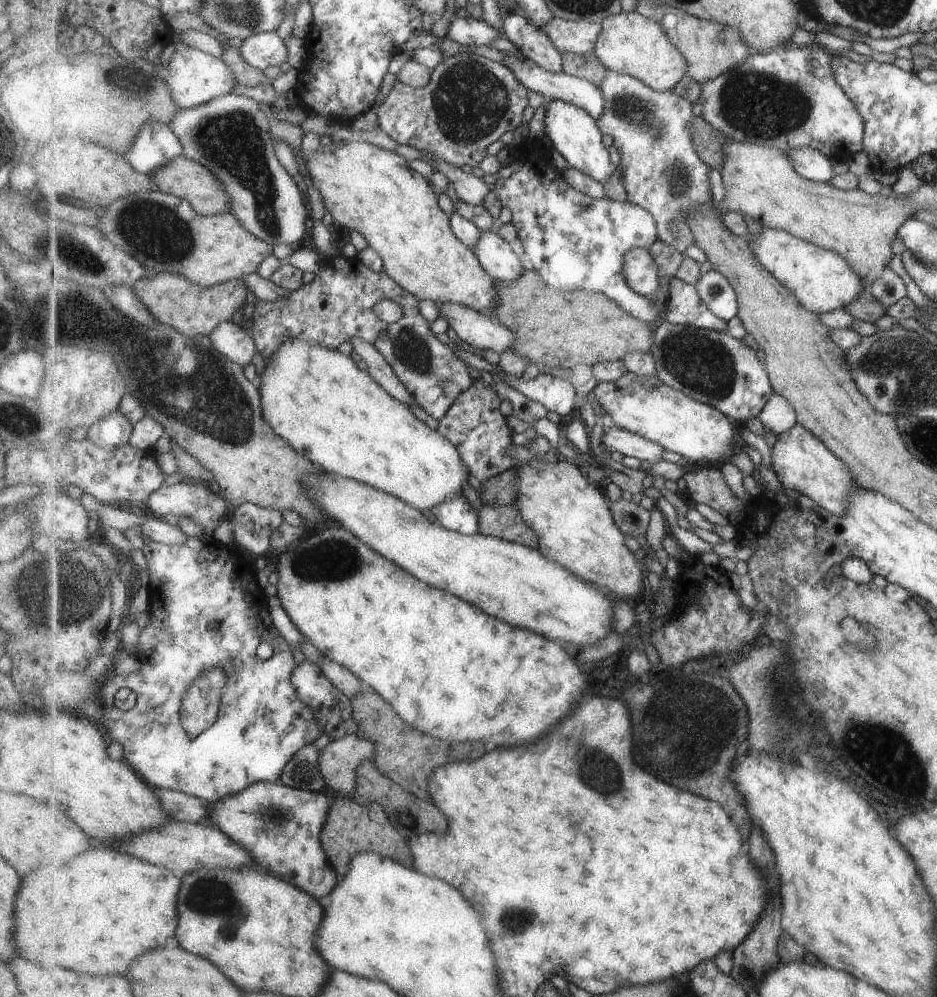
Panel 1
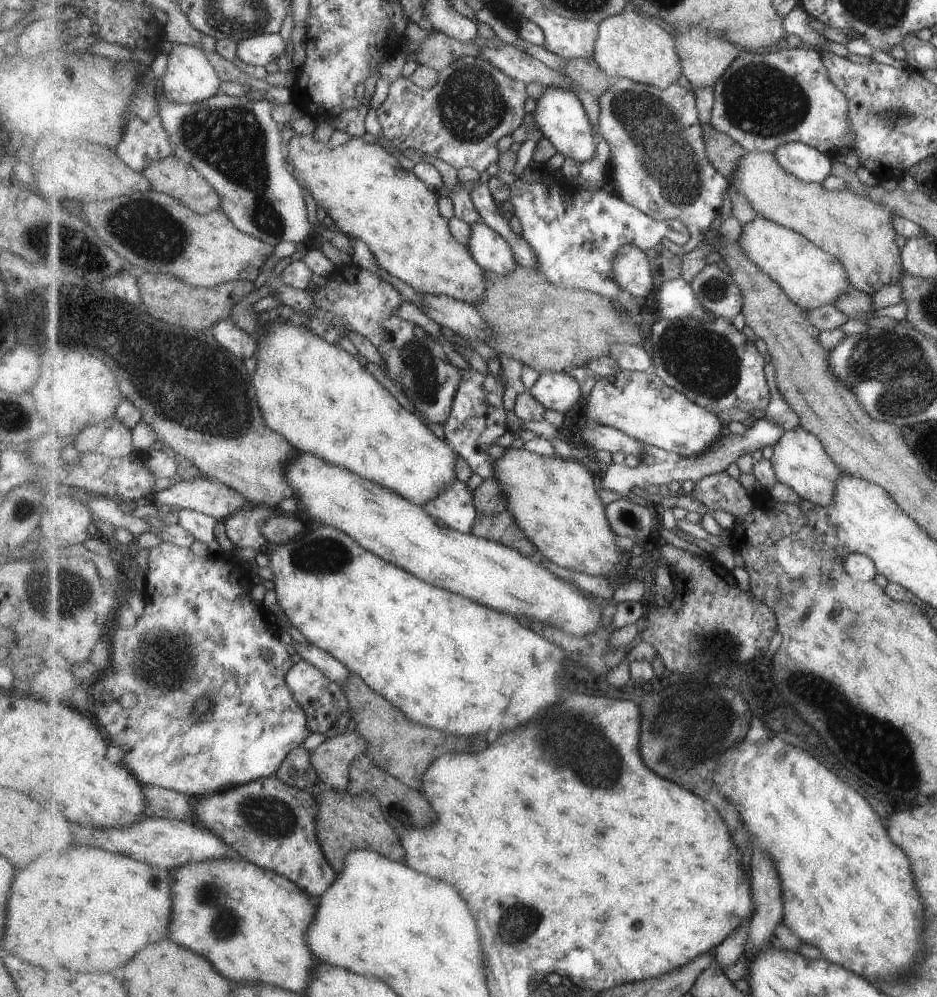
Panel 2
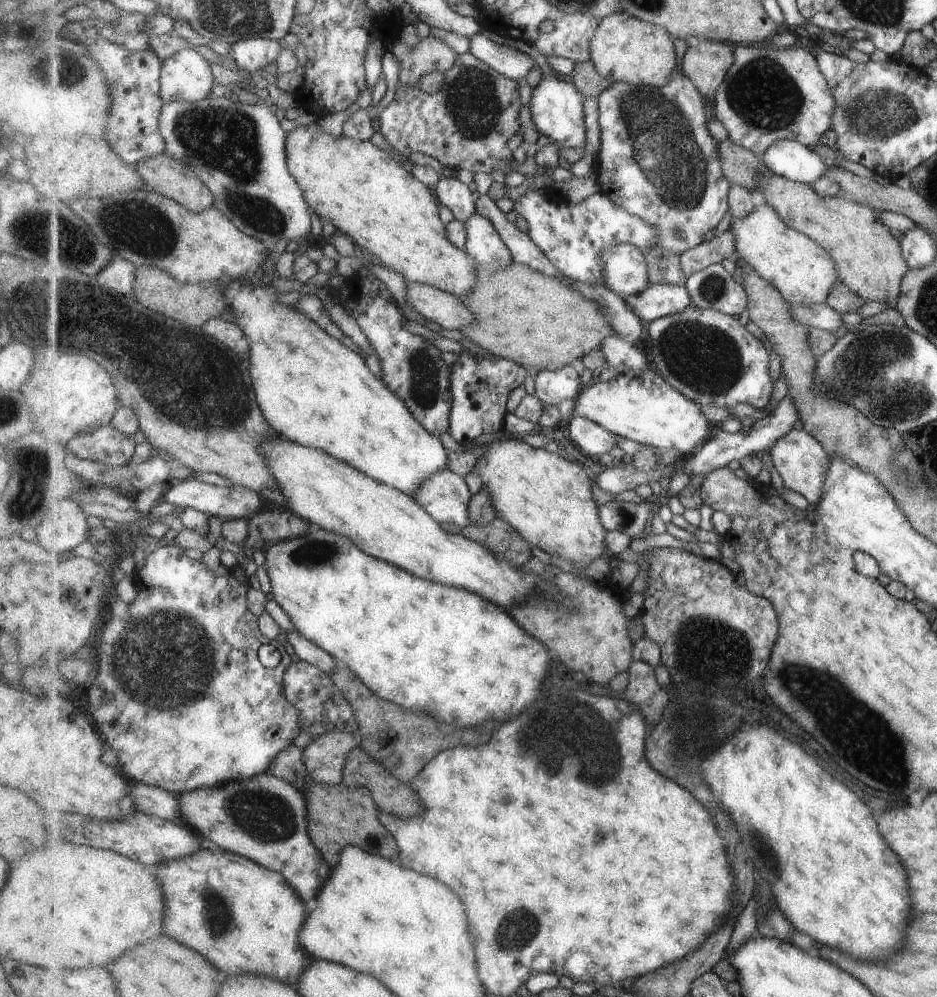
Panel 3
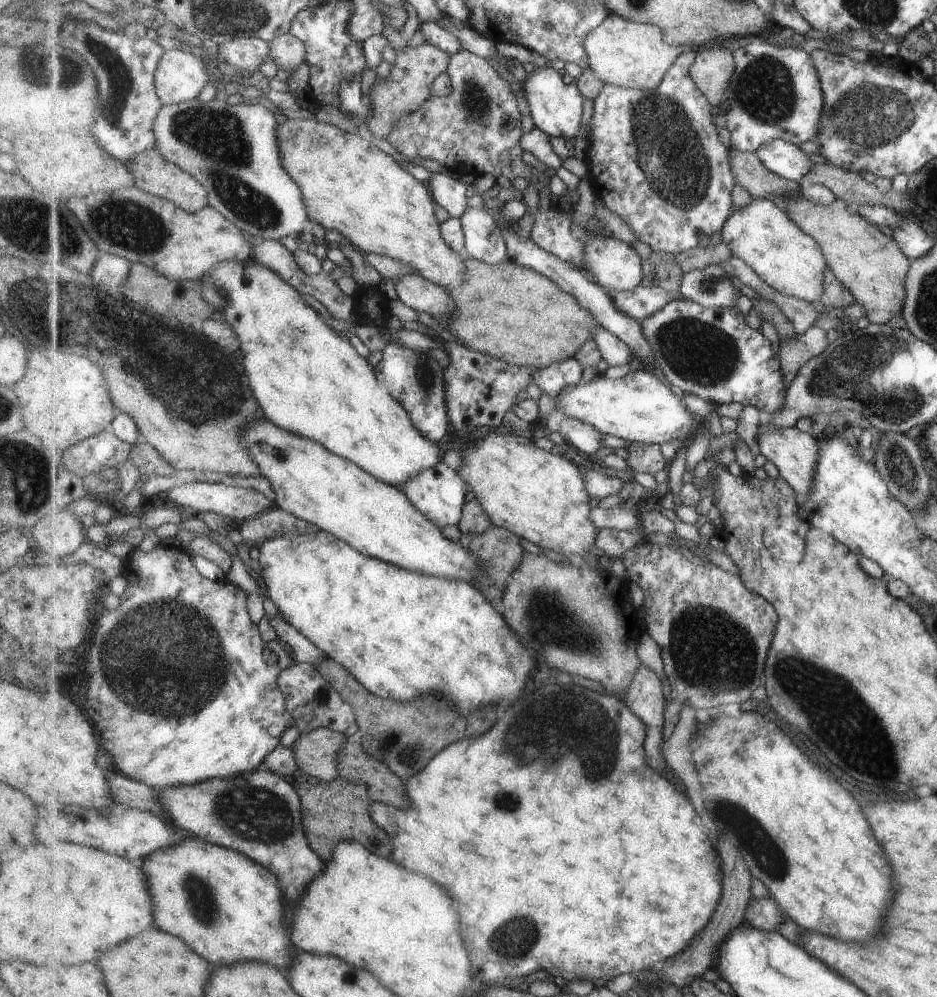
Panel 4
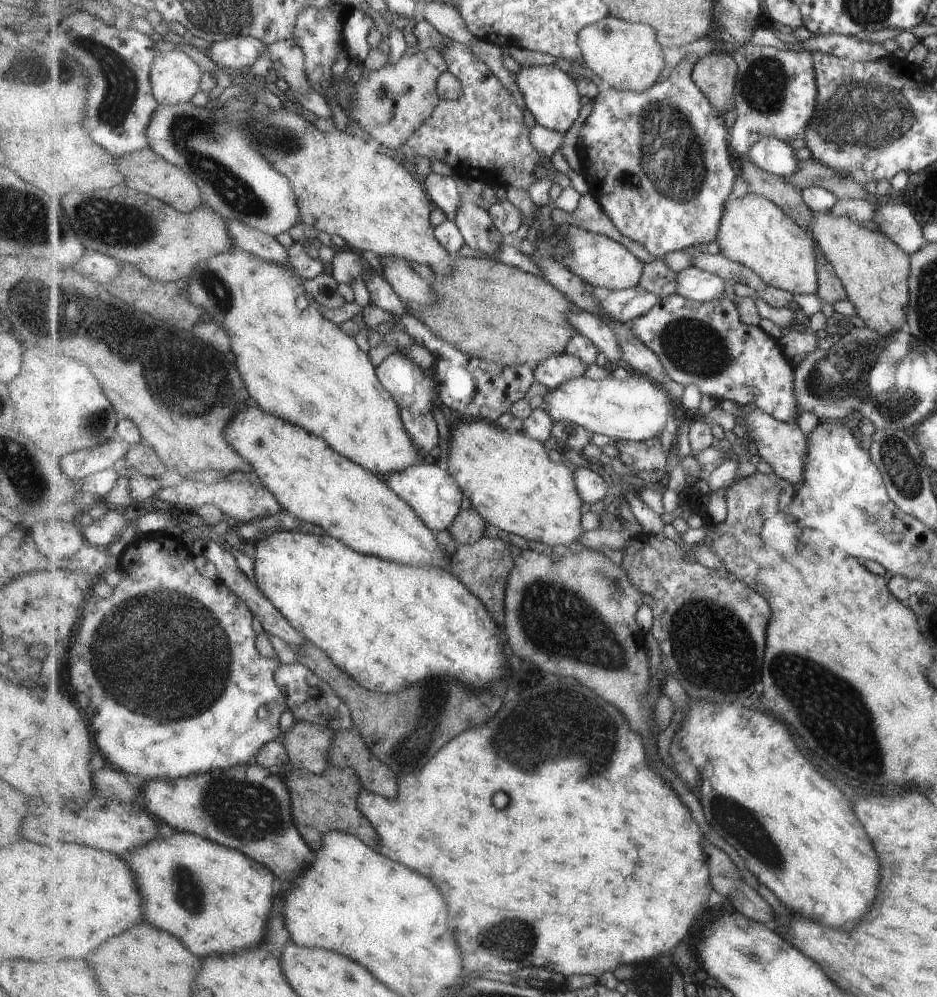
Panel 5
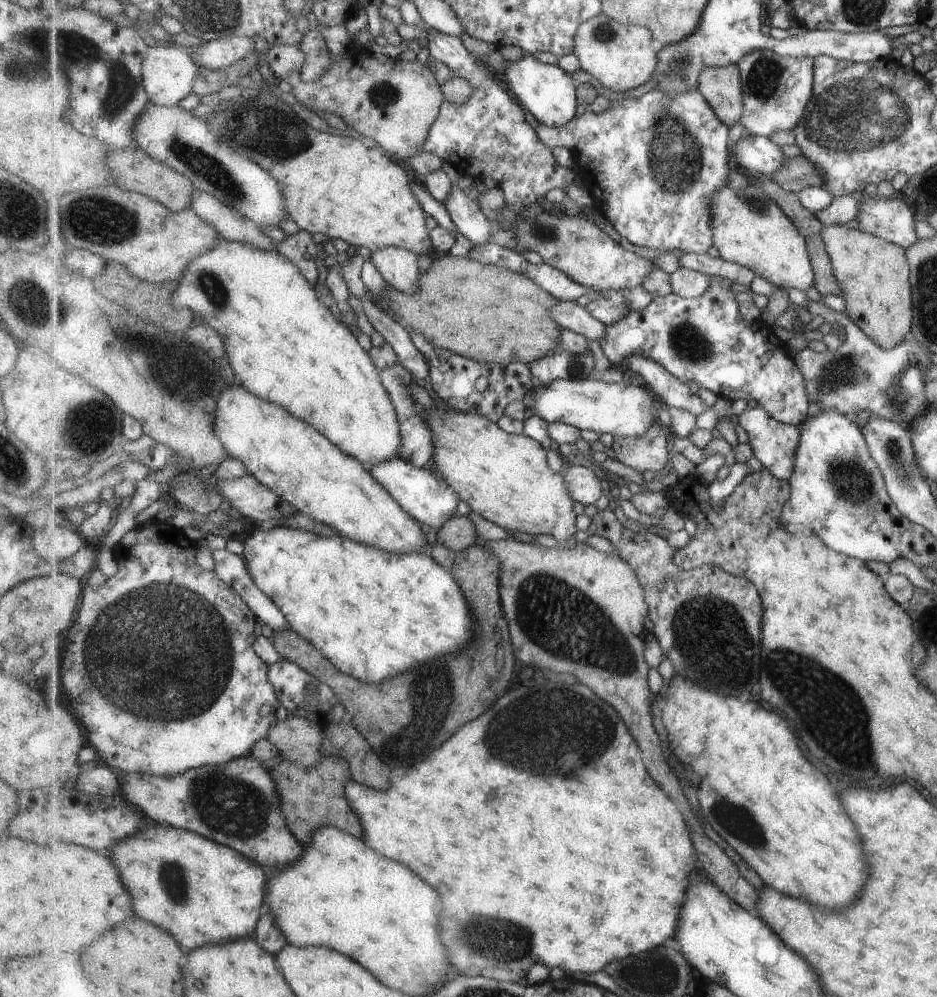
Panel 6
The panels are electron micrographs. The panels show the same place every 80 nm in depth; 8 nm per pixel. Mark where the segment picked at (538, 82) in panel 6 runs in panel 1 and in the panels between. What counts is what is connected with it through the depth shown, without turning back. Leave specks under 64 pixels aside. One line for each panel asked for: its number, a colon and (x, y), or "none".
1: (576, 135)
2: (559, 114)
3: (557, 107)
4: (556, 107)
5: (551, 95)

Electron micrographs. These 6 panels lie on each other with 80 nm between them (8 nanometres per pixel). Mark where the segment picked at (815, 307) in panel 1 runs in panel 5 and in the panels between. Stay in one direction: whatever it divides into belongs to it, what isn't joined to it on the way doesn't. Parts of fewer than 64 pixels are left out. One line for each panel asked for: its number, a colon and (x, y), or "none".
2: (812, 277)
3: (804, 271)
4: (786, 257)
5: (754, 231)

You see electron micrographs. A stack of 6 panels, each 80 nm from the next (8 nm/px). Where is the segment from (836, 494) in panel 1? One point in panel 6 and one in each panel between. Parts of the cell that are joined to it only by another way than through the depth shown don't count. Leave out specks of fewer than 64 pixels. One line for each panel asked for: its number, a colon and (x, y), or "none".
2: (800, 459)
3: (802, 460)
4: (796, 454)
5: (783, 445)
6: (774, 443)

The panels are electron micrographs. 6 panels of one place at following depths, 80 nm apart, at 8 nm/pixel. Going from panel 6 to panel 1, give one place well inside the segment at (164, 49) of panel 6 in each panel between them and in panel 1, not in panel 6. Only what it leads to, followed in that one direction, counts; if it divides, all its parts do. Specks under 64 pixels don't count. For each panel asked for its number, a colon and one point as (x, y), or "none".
1: (195, 77)
2: (189, 77)
3: (186, 75)
4: (180, 77)
5: (176, 77)

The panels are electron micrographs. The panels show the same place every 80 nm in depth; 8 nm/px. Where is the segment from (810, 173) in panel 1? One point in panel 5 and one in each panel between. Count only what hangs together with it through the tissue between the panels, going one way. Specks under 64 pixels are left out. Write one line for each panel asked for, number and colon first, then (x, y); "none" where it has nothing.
2: (802, 160)
3: (788, 158)
4: (783, 158)
5: (772, 154)

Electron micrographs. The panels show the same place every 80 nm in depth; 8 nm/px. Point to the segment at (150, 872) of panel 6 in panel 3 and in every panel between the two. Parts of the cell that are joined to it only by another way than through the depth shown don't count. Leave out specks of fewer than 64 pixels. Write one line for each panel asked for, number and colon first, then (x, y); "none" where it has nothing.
3: (243, 917)
4: (191, 883)
5: (187, 880)

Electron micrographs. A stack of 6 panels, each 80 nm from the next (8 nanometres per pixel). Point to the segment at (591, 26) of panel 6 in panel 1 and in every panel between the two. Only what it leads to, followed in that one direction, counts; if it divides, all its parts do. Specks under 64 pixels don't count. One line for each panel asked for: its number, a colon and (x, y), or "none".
1: (631, 44)
2: (631, 45)
3: (624, 49)
4: (622, 52)
5: (627, 56)

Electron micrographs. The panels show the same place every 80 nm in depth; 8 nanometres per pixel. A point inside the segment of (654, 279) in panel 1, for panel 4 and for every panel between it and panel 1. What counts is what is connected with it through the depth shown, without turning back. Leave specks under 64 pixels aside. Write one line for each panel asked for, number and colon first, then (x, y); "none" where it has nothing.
2: (633, 270)
3: (625, 267)
4: (613, 263)

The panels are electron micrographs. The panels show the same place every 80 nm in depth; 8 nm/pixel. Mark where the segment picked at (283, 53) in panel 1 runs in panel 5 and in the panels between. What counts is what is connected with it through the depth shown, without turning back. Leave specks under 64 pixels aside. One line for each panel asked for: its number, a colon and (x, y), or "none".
2: (260, 50)
3: (252, 54)
4: (246, 53)
5: (235, 52)

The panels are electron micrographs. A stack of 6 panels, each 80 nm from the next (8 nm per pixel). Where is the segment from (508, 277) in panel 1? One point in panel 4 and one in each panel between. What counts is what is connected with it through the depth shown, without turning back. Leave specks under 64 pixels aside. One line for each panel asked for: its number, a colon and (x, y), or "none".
2: (491, 250)
3: (485, 243)
4: (485, 240)

